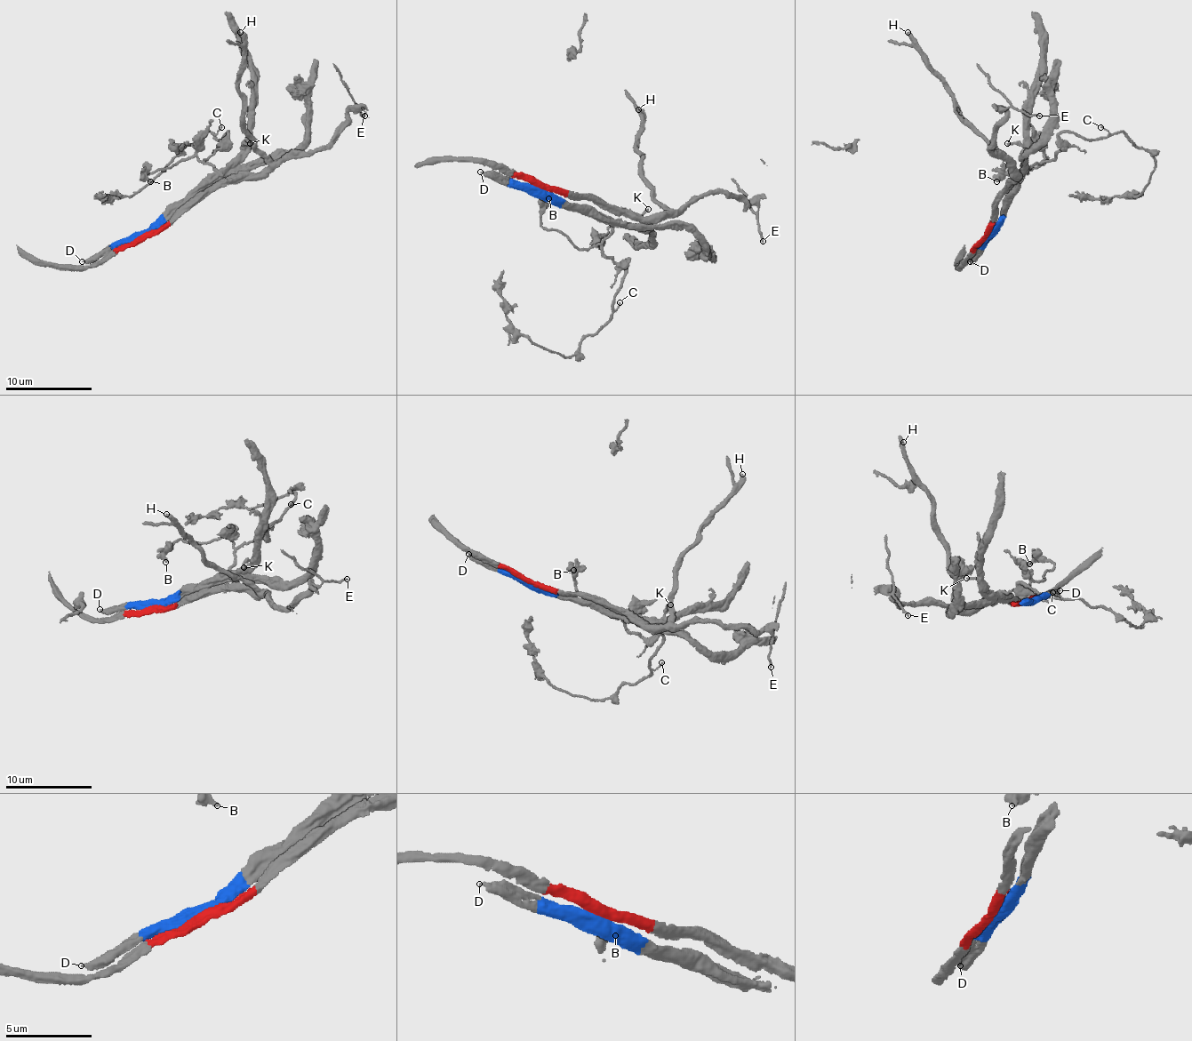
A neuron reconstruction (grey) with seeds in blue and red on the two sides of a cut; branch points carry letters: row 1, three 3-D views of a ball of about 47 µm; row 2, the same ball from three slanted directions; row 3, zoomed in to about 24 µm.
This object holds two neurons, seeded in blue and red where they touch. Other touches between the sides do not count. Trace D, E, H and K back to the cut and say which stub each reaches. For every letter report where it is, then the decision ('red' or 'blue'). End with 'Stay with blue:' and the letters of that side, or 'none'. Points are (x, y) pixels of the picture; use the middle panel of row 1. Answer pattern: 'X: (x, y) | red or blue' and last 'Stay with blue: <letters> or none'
D: (480, 172) | blue
E: (763, 241) | red
H: (638, 109) | red
K: (648, 209) | blue
Stay with blue: D, K

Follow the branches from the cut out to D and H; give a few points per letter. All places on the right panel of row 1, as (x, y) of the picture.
D: (988, 236), (971, 260)
H: (988, 236), (992, 209), (1016, 179), (1016, 174), (966, 120), (945, 79), (908, 31)

